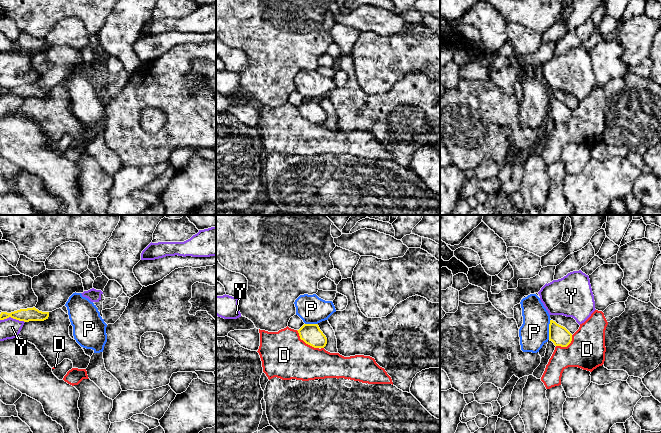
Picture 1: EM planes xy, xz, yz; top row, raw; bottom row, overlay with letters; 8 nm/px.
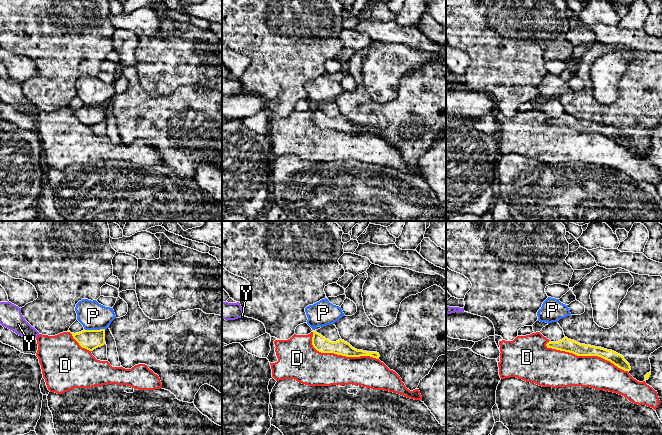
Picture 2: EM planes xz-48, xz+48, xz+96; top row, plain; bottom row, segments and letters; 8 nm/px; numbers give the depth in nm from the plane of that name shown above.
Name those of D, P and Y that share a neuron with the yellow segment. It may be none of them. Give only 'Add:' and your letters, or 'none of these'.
Add: none of these

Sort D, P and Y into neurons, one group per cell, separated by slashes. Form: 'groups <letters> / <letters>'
groups D / P / Y

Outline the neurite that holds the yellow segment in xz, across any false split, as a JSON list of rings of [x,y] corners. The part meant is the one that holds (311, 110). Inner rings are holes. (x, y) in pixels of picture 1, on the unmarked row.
[[[304,100],[297,107],[300,115],[314,124],[324,124],[327,120],[327,114],[320,106],[318,100]]]

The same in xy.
[[[33,83],[27,85],[20,85],[11,89],[1,88],[0,90],[0,96],[4,96],[9,93],[24,98],[44,97],[48,95],[49,88],[42,88],[36,85],[35,83]]]

